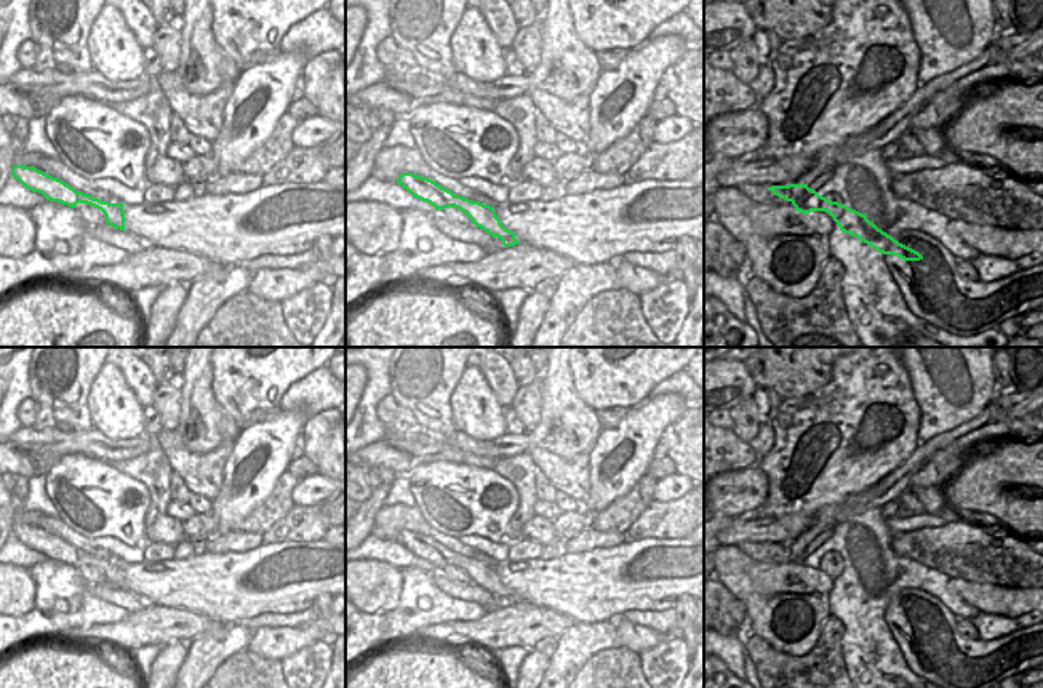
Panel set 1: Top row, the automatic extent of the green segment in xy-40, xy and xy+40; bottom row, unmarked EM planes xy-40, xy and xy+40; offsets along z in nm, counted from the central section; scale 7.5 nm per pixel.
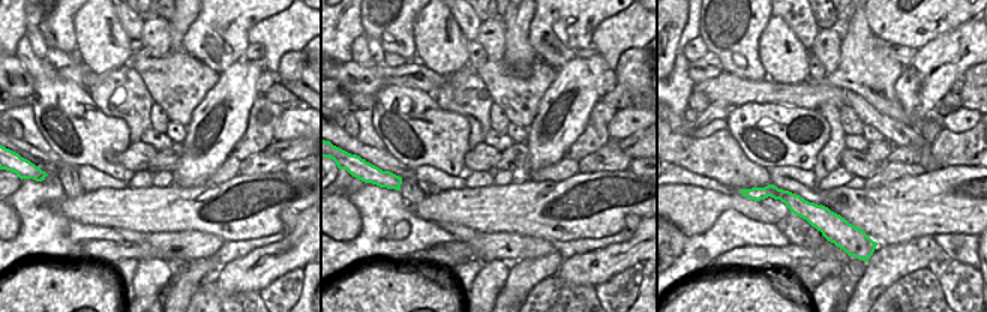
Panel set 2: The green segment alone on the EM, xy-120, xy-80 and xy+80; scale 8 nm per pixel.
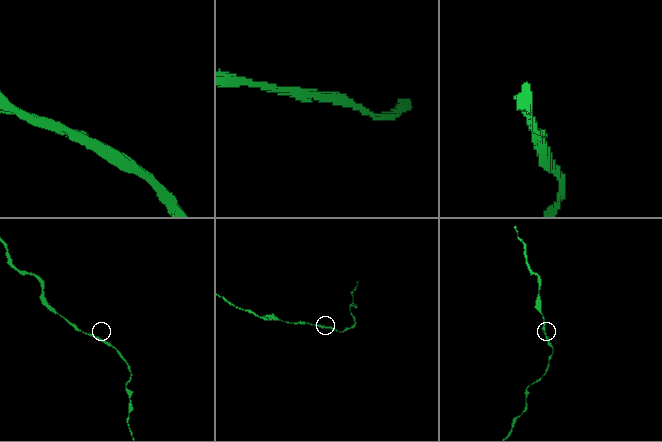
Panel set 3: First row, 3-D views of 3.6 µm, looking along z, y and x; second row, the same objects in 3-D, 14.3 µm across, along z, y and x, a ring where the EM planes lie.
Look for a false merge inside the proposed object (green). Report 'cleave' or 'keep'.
keep

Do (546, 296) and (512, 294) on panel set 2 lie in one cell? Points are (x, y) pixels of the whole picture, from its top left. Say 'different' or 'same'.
different

